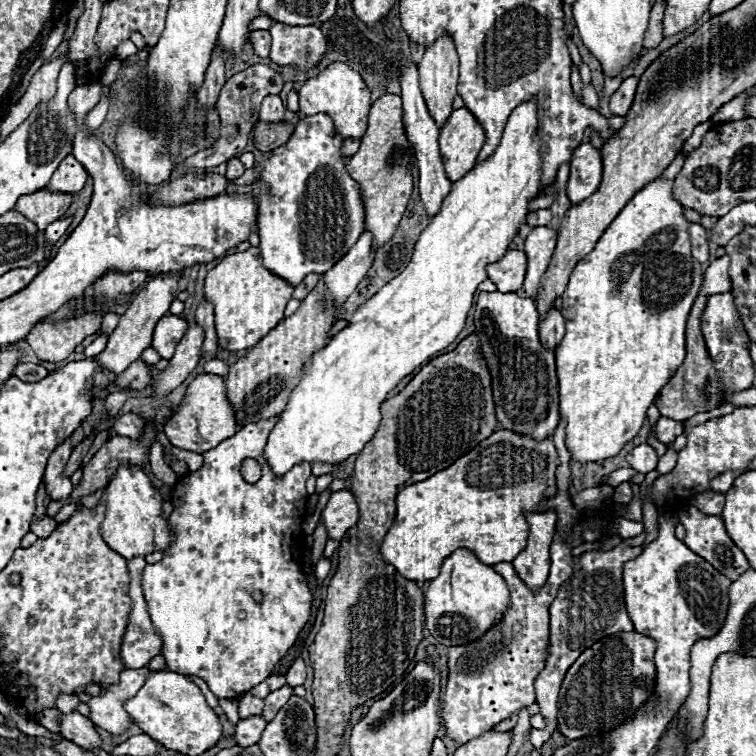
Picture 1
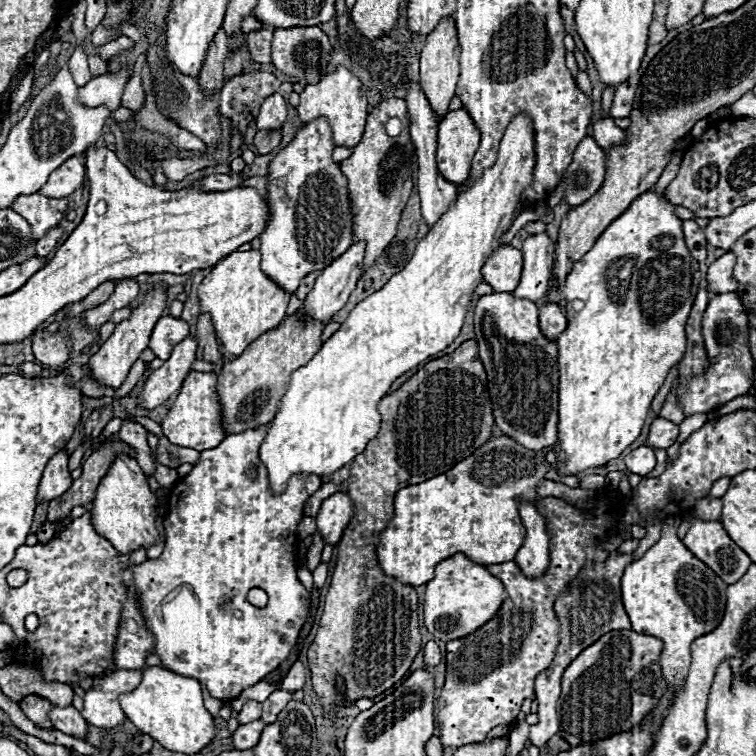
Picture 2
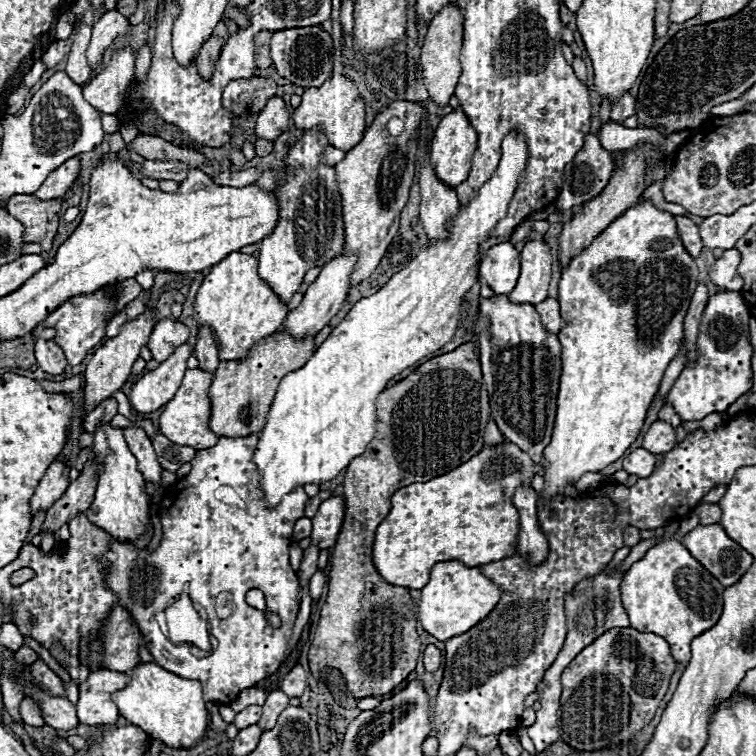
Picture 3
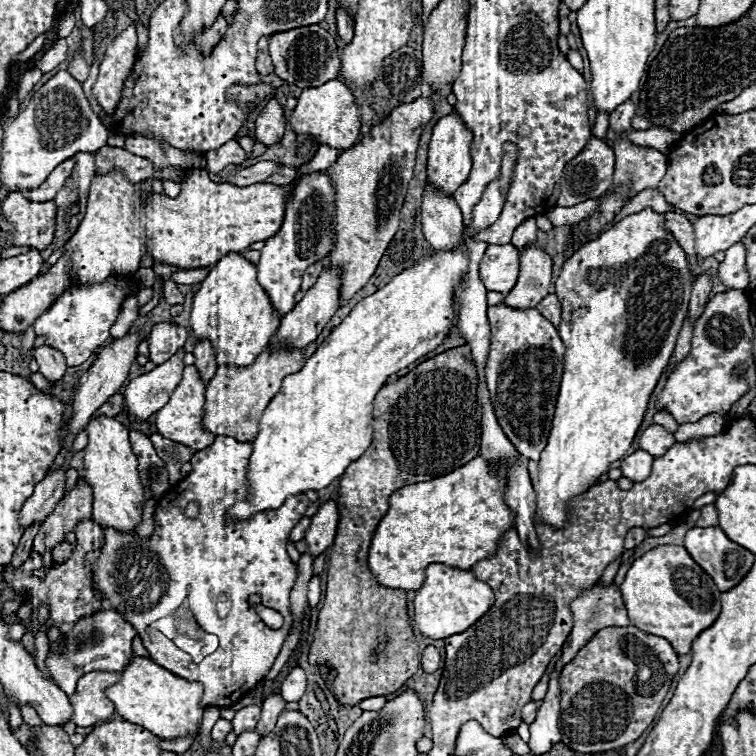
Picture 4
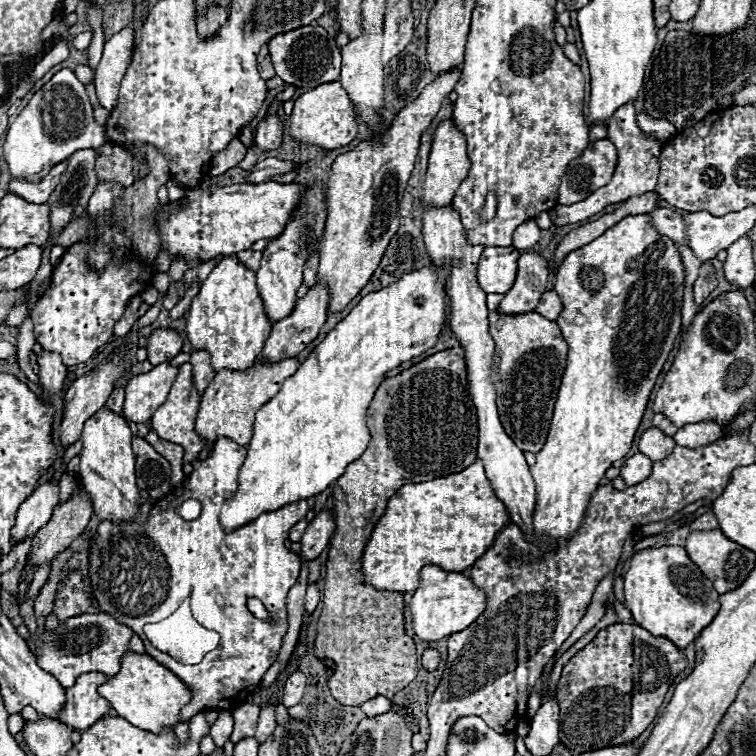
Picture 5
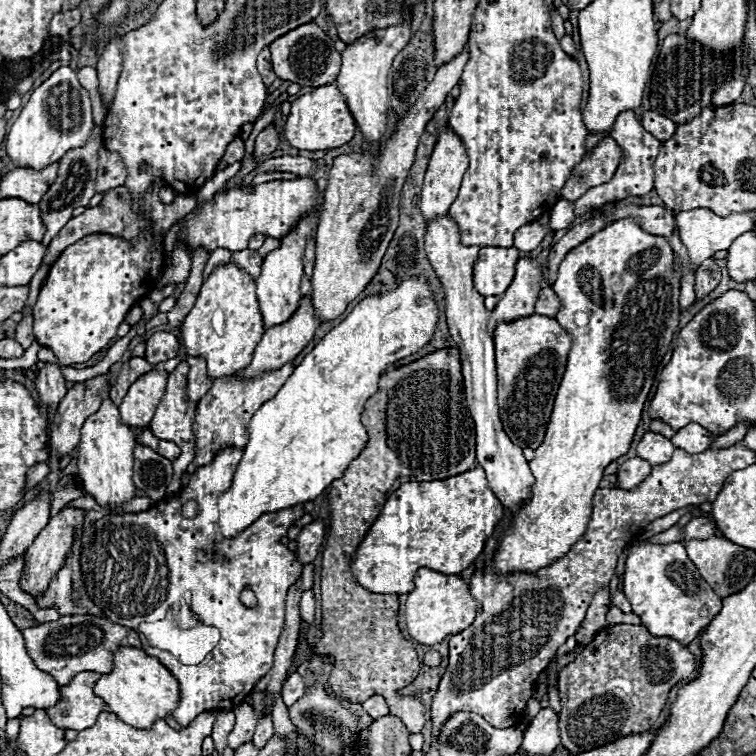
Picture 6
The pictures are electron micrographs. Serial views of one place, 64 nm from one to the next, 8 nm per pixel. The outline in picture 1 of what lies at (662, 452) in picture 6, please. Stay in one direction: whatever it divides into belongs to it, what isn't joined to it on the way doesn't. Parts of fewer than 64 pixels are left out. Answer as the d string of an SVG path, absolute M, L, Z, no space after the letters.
M660 416L658 424L656 424L656 436L658 436L660 442L670 444L670 442L674 442L676 436L680 436L680 434L684 434L684 424L682 424L682 422L676 422L676 420L672 420L672 418Z

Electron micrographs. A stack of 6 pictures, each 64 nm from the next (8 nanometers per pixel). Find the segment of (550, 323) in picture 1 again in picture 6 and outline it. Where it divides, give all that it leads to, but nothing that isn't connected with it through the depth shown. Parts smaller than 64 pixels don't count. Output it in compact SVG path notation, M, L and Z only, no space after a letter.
M548 286L542 288L538 302L536 302L536 314L554 318L558 314L558 310L560 310L560 298L554 294L552 288L548 288Z

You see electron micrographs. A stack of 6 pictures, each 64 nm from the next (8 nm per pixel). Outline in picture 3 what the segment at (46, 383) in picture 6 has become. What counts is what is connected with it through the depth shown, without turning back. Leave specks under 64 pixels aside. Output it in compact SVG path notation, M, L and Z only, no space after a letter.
M36 338L34 344L34 356L36 356L36 364L48 372L48 374L62 374L64 368L68 366L64 350L54 342L54 340L42 340Z

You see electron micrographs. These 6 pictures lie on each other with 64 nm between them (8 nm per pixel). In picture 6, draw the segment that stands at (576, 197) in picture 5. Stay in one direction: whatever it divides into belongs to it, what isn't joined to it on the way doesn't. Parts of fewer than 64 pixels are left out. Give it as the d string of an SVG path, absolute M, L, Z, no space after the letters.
M606 136L604 140L598 142L596 148L590 150L590 154L586 154L572 168L560 198L568 202L576 202L580 196L588 192L588 188L606 184L608 180L612 180L620 160L622 160L620 146L610 136Z

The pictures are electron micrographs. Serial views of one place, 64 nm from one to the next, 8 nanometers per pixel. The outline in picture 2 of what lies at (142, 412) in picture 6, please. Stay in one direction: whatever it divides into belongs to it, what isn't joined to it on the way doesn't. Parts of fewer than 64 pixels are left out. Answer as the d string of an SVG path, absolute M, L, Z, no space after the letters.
M186 336L180 344L174 346L170 358L164 362L162 368L154 370L146 380L144 388L140 392L140 402L142 408L156 408L162 402L166 402L176 390L180 390L184 378L192 370L192 362L196 360L196 350L198 350L198 338L196 336Z

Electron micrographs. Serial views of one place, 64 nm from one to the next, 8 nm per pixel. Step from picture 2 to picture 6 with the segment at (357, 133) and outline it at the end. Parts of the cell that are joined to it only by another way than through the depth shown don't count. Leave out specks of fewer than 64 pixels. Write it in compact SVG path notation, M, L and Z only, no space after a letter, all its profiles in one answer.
M326 84L292 102L292 112L282 134L290 142L290 146L298 150L332 150L350 142L354 132L356 122L348 110L346 98L340 94L336 84Z

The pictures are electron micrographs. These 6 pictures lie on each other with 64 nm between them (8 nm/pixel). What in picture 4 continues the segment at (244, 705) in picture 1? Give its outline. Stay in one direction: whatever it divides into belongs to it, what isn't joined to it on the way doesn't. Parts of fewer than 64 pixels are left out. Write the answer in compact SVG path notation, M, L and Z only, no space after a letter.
M248 706L248 708L238 710L234 720L232 720L234 732L240 734L240 732L246 732L246 730L254 730L258 718L260 718L260 706Z

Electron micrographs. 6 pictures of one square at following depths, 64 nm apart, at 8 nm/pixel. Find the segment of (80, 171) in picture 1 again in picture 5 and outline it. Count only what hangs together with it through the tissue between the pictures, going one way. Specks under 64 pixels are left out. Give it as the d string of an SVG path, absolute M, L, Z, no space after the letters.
M60 162L56 164L56 168L52 168L52 172L40 182L40 184L28 184L26 180L10 180L8 192L22 196L24 200L32 202L32 204L44 204L50 194L54 192L54 188L60 184L62 172L68 168L68 162Z

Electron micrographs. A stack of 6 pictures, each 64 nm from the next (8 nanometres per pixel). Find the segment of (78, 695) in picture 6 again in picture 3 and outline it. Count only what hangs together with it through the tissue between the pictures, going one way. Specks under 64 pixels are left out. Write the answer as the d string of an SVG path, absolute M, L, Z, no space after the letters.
M94 670L88 680L80 684L80 700L76 704L78 718L88 726L116 724L120 718L118 706L112 702L112 694L126 688L132 676L128 672Z

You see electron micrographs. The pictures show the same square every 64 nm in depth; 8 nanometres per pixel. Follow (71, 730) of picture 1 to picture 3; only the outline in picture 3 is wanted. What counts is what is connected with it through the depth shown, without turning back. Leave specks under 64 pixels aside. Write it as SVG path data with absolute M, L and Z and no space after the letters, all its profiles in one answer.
M26 688L26 696L40 702L42 716L48 726L56 730L74 730L80 726L80 720L76 716L76 706L70 700L54 698L38 688Z

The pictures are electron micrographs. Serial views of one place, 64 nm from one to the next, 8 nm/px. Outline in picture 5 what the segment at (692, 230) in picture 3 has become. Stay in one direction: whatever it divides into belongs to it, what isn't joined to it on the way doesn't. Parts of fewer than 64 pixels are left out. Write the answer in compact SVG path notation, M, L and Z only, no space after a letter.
M658 208L658 210L652 210L650 216L652 216L654 228L660 234L666 234L670 240L674 240L680 246L688 246L688 234L686 234L688 226L686 226L682 214L672 212L668 208Z

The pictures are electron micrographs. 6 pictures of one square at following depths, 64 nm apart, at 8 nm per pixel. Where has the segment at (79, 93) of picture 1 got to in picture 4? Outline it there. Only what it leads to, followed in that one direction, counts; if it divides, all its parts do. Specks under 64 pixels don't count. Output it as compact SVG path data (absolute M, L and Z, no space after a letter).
M128 26L114 42L108 44L100 64L98 80L92 86L92 96L106 114L114 114L126 78L132 74L136 62L136 30Z

